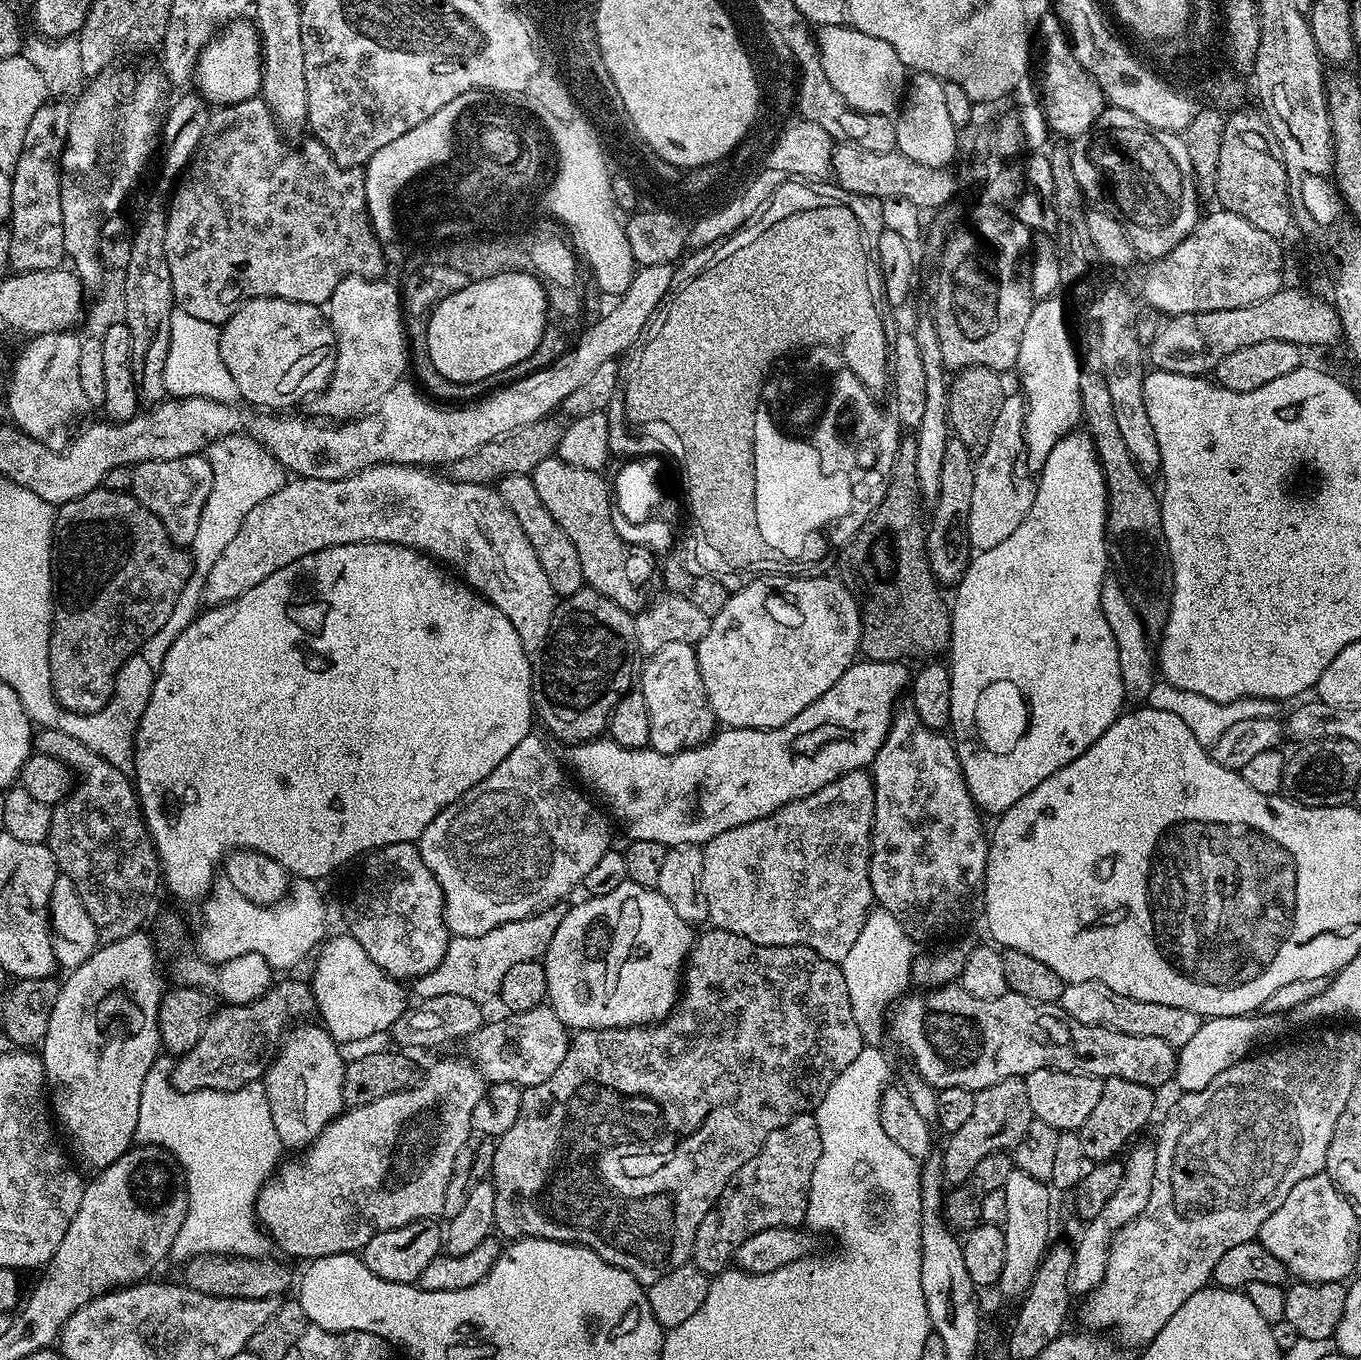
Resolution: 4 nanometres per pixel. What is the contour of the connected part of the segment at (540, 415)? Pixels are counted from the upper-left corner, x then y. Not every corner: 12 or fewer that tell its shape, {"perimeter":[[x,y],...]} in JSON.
{"perimeter":[[673,265],[630,290],[552,364],[449,406],[398,381],[351,422],[256,414],[280,467],[337,480],[447,466],[547,420],[645,335]]}

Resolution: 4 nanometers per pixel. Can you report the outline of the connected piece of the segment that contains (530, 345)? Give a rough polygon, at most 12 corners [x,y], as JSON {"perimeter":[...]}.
{"perimeter":[[504,272],[428,318],[442,378],[489,380],[545,339],[548,291]]}

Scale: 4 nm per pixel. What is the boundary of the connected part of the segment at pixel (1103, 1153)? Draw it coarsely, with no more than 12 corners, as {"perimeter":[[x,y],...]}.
{"perimeter":[[1107,1077],[1078,1129],[1086,1160],[1117,1159],[1156,1108],[1142,1082]]}

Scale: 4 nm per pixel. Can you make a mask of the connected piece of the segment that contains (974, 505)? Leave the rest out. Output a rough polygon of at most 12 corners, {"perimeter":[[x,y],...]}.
{"perimeter":[[1005,395],[975,461],[966,540],[990,550],[1022,526],[1036,486],[1024,396]]}

